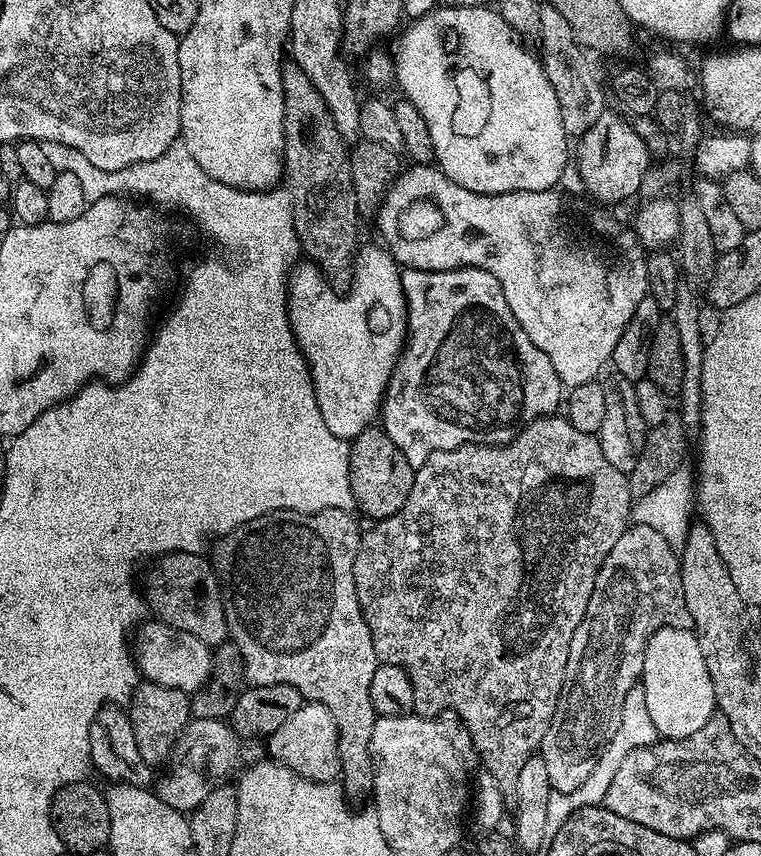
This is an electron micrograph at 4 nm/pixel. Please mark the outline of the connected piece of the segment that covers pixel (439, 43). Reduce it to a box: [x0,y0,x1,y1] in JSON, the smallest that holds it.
[394,6,570,196]

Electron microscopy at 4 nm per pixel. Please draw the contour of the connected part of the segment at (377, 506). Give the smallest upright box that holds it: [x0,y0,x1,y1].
[348,426,416,521]

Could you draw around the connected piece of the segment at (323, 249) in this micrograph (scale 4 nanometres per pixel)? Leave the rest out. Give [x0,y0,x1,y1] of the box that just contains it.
[280,62,361,290]

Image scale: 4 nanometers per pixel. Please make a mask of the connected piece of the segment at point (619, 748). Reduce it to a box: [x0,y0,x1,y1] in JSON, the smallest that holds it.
[546,683,661,837]

